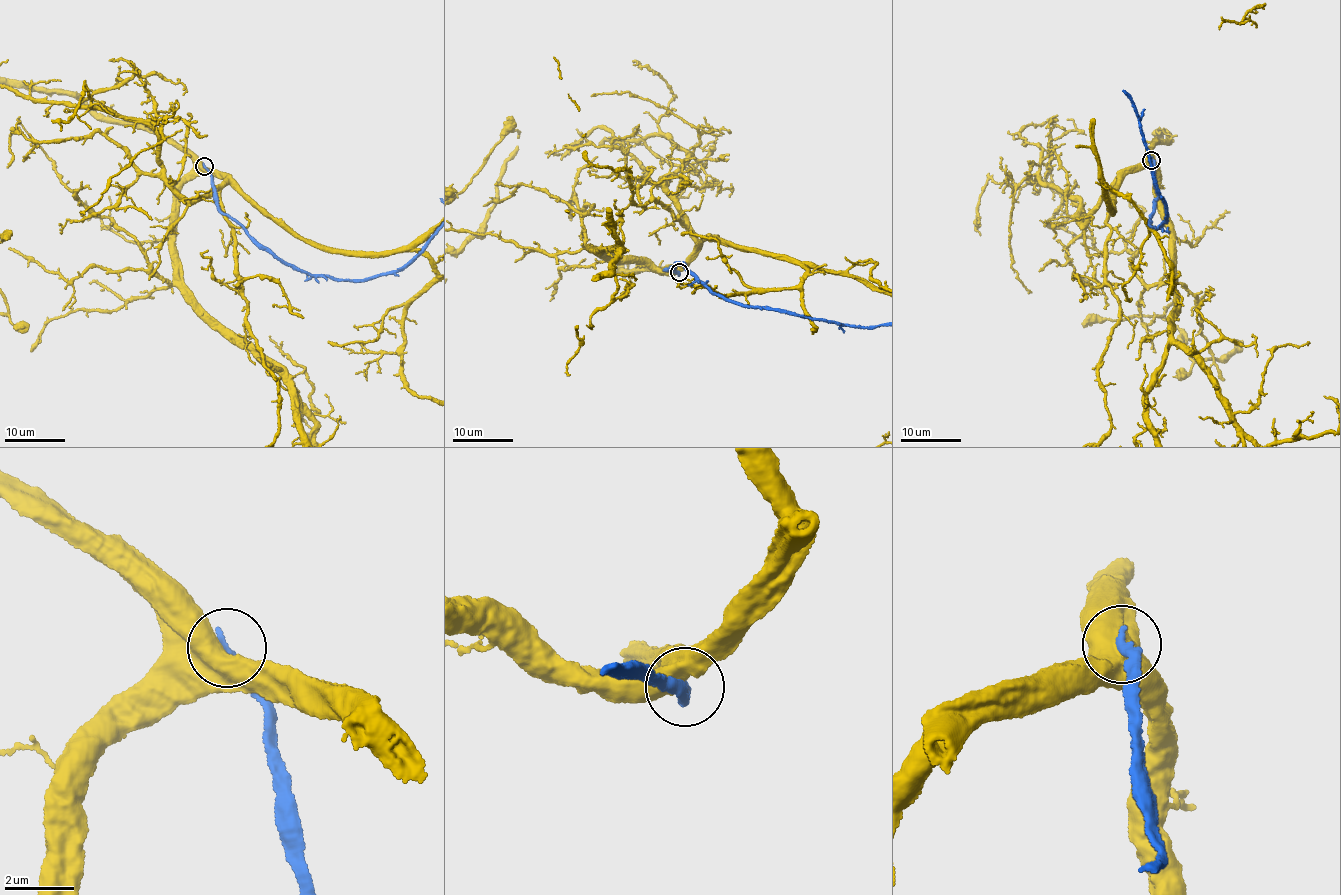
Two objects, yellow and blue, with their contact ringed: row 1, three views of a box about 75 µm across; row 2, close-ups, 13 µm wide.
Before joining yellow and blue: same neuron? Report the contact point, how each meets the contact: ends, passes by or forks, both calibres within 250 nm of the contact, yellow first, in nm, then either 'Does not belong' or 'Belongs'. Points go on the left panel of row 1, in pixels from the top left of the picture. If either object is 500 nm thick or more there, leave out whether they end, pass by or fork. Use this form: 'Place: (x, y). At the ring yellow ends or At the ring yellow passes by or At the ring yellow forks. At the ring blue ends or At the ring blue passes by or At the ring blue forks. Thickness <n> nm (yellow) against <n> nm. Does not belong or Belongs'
Place: (204, 166). Thickness 600 nm (yellow) against 320 nm. Does not belong

